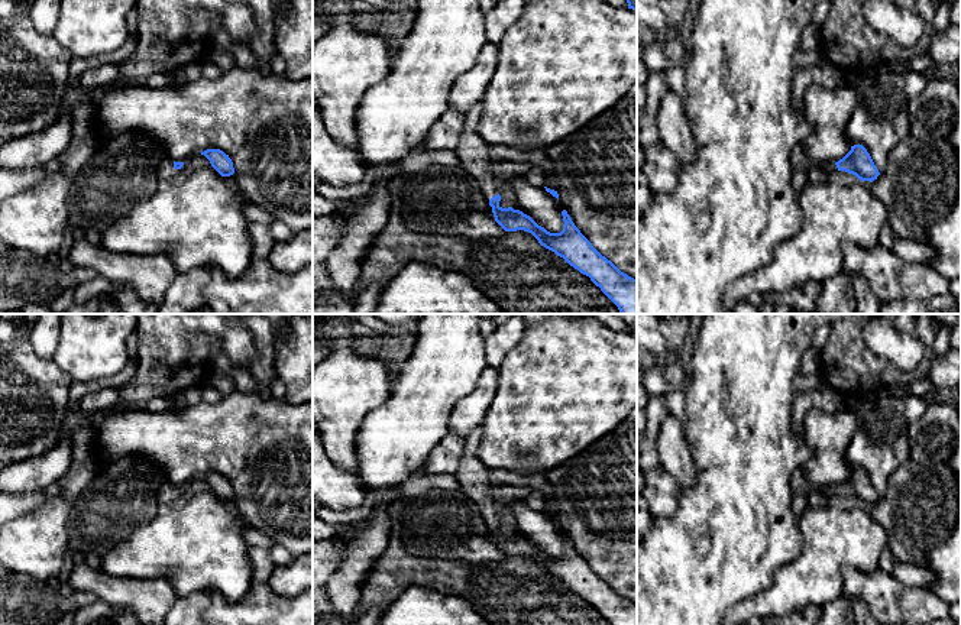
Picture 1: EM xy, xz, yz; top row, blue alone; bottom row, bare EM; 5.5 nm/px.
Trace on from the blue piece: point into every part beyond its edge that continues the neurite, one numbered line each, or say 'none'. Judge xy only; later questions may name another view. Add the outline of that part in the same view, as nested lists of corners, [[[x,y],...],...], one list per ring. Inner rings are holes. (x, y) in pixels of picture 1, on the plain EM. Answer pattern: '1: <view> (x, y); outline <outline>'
1: xy (167, 496); outline [[[165,480],[158,490],[156,501],[161,508],[171,506],[188,488],[188,483],[182,485],[184,489],[181,493],[174,492],[174,485]]]

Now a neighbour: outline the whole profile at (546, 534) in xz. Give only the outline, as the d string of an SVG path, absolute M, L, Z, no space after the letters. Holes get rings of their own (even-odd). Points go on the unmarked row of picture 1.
M511 501L515 524L511 528L514 534L520 534L530 540L538 550L550 557L563 554L564 531L560 525L546 515L544 511L533 511L522 501Z

